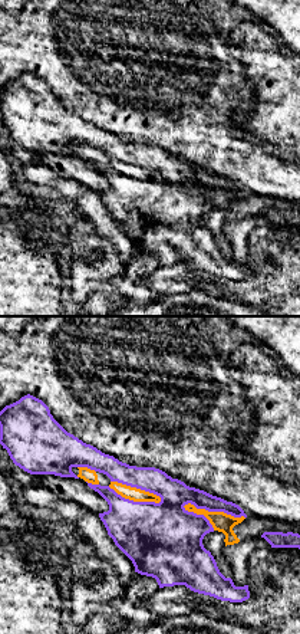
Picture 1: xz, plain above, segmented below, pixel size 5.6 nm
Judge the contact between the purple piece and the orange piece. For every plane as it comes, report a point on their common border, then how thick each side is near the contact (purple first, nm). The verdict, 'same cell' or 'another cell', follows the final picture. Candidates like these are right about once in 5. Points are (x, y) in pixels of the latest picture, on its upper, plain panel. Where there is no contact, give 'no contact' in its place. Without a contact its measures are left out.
contact (135, 180); calibres 400 and 80 nm

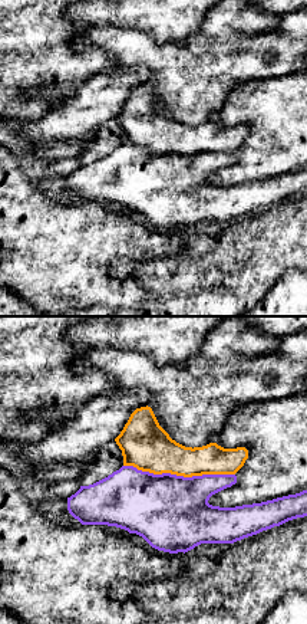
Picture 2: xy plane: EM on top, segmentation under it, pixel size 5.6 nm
contact (180, 154); calibres 420 and 280 nm

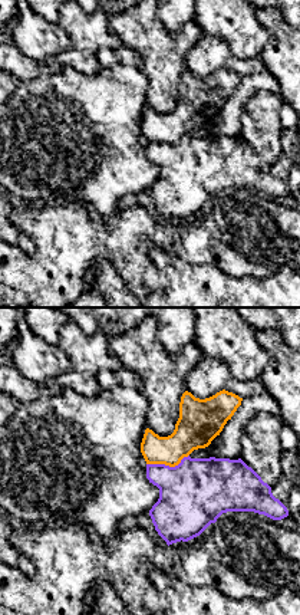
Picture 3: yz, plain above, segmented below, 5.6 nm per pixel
contact (167, 144); calibres 380 and 200 nm

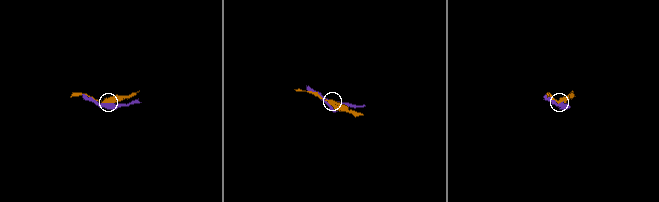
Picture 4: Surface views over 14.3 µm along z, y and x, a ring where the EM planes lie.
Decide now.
another cell

